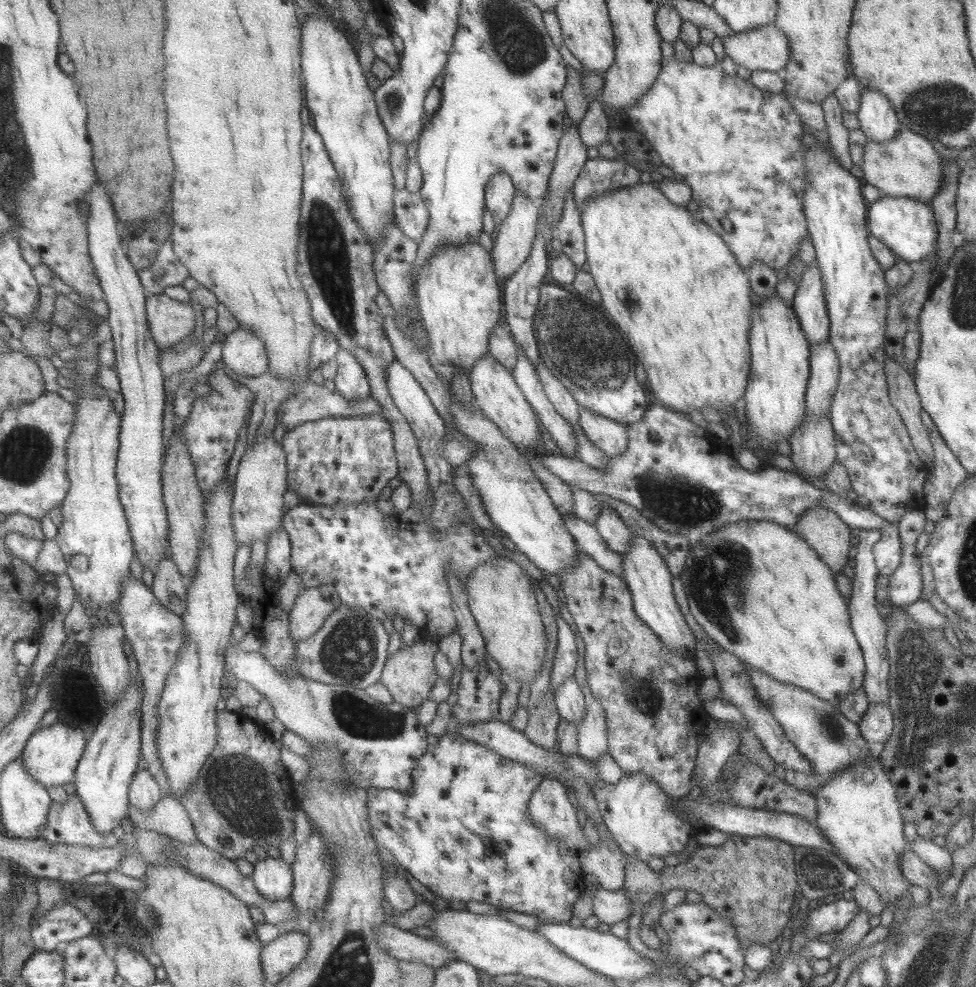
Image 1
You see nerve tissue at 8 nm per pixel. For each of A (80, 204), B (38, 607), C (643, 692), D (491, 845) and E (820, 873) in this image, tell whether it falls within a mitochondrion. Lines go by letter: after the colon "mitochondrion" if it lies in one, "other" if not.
A: other
B: other
C: mitochondrion
D: mitochondrion
E: mitochondrion

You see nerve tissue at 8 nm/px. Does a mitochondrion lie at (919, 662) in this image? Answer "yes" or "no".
yes

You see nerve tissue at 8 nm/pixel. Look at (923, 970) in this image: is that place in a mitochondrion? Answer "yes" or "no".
yes

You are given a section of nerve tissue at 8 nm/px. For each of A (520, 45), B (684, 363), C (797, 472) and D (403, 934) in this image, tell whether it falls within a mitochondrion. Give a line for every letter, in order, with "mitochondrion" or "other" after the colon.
A: mitochondrion
B: other
C: other
D: other

